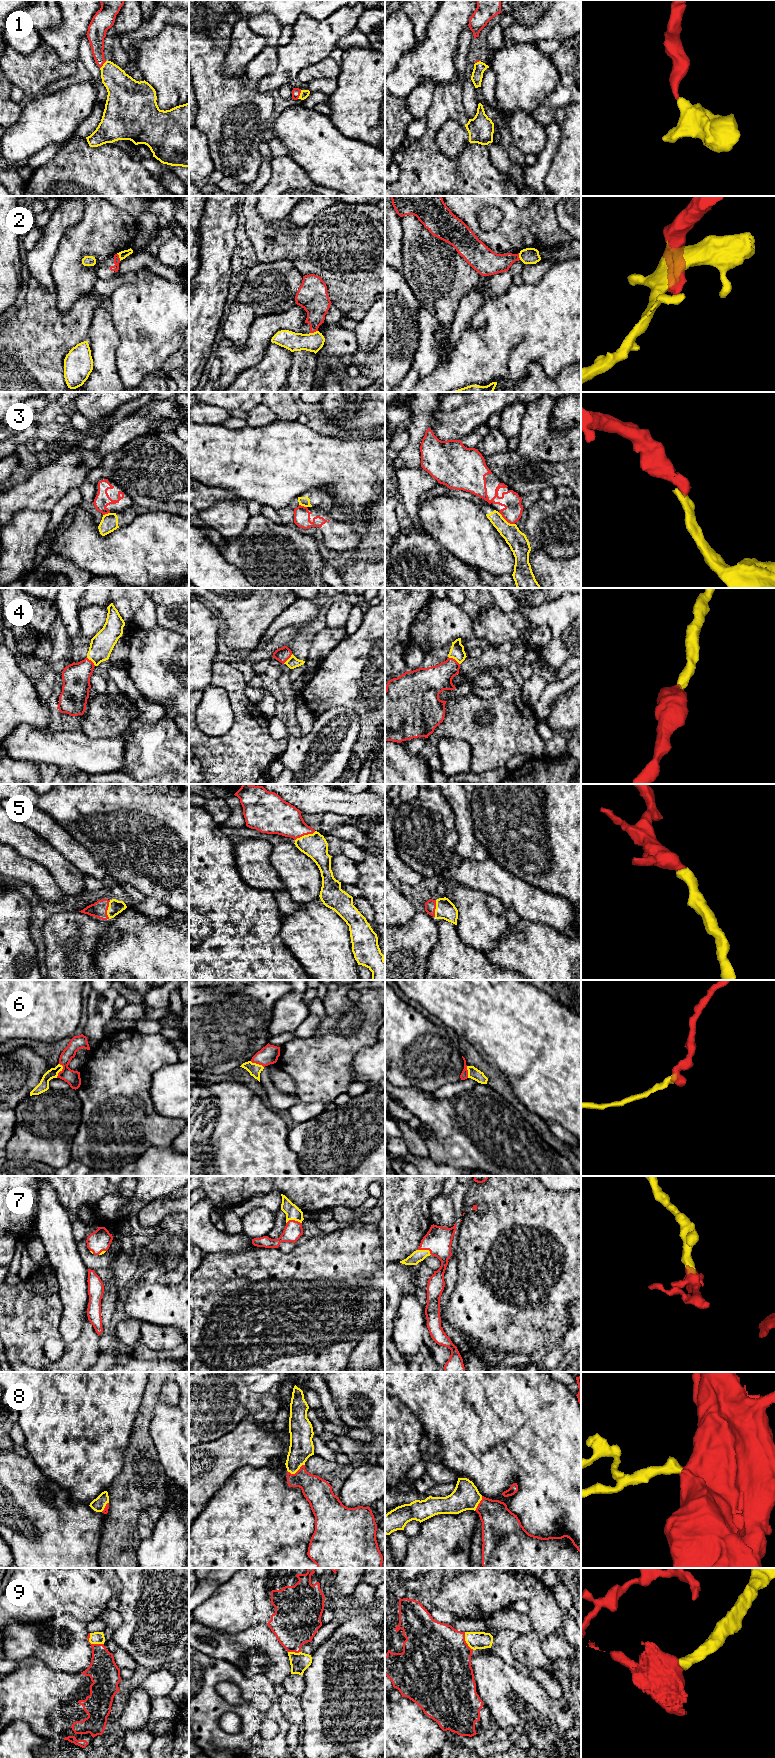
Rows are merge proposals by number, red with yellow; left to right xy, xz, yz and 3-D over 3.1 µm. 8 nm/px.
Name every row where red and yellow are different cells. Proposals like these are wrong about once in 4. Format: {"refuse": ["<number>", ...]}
{"refuse": ["2", "3", "6"]}

